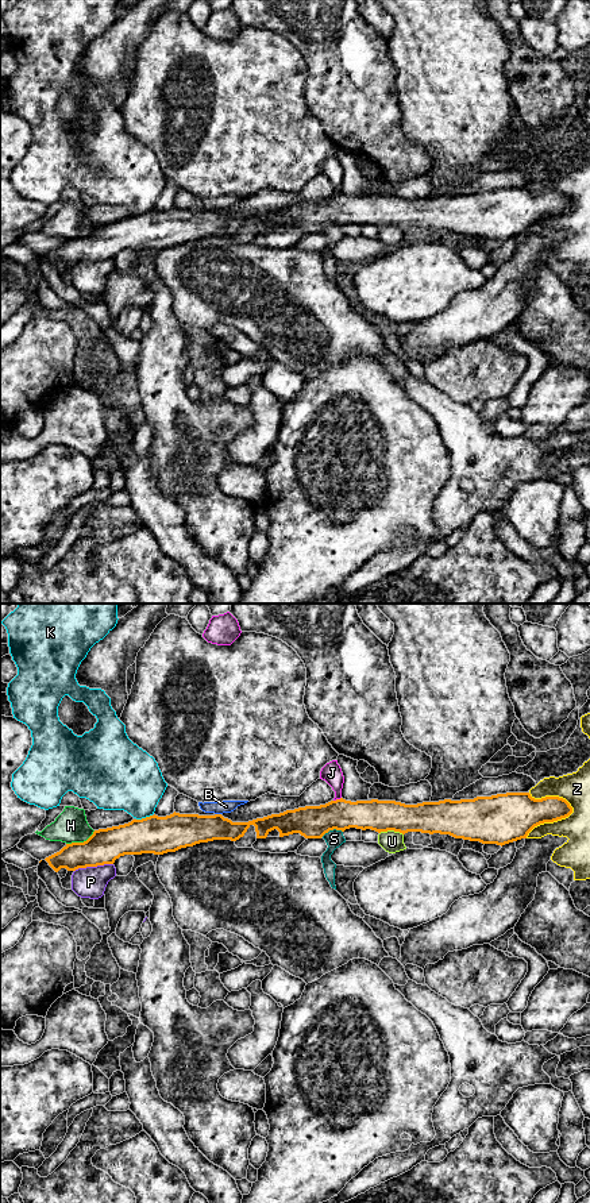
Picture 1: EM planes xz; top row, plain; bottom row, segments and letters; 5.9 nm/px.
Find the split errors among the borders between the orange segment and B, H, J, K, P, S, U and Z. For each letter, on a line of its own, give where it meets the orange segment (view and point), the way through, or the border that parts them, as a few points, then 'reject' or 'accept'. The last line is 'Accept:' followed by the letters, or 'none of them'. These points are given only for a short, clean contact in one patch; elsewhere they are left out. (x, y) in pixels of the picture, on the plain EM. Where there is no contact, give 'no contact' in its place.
B: contact xz (218, 209); border xz (215, 208), (220, 209); reject
H: contact xz (80, 238); reject
J: contact xz (336, 195); border xz (340, 192), (334, 196); reject
K: contact xz (143, 214); reject
P: contact xz (93, 261); border xz (112, 258), (78, 262), (74, 266); reject
S: contact xz (331, 224); border xz (342, 226), (332, 224), (322, 231); reject
U: contact xz (392, 224); border xz (380, 227), (398, 226), (403, 230); reject
Z: contact xz (551, 216); reject
Accept: none of them

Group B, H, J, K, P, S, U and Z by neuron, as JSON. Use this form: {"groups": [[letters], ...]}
{"groups": [["B"], ["H"], ["J"], ["K"], ["P"], ["S"], ["U"], ["Z"]]}

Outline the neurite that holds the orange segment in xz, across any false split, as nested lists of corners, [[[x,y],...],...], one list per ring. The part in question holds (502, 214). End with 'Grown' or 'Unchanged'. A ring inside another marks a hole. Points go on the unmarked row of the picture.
[[[506,188],[474,194],[423,197],[405,200],[396,196],[346,196],[305,201],[248,217],[232,217],[221,209],[198,211],[173,208],[150,211],[128,219],[95,225],[84,238],[66,239],[46,252],[49,261],[78,263],[113,259],[124,250],[163,250],[213,235],[236,236],[254,220],[257,234],[266,234],[277,224],[279,232],[300,228],[321,234],[329,225],[350,223],[378,228],[394,225],[450,230],[482,239],[505,240],[521,234],[537,220],[554,217],[572,208],[559,192],[535,194],[529,188]]]. Unchanged

